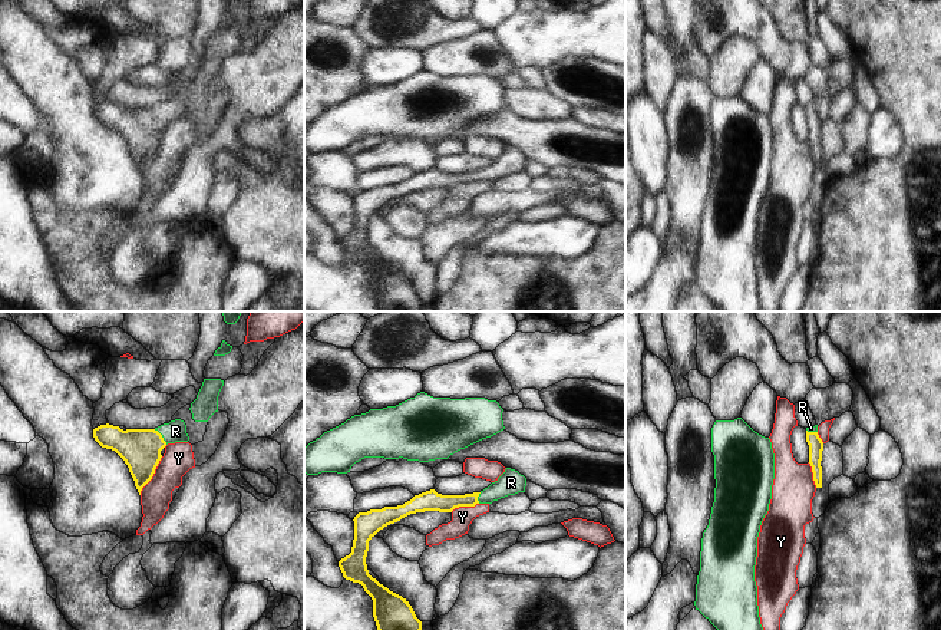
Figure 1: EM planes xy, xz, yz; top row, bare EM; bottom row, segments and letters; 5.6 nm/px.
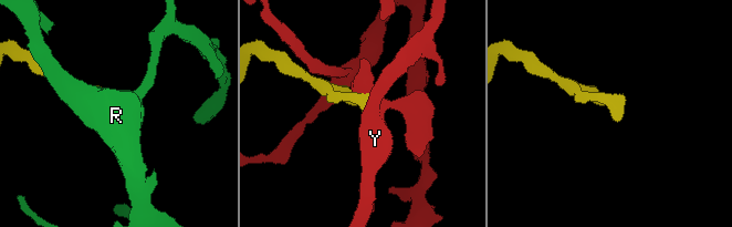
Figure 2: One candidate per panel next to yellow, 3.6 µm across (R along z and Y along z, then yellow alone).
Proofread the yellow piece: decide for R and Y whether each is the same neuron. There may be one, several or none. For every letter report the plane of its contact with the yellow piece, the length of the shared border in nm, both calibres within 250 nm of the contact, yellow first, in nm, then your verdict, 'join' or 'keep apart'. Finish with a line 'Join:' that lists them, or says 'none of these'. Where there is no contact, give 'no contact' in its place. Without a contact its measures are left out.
R: contact in xy; length 120 nm; calibres 220 and 120 nm; join
Y: contact in xy; length 260 nm; calibres 220 and 170 nm; keep apart
Join: R

